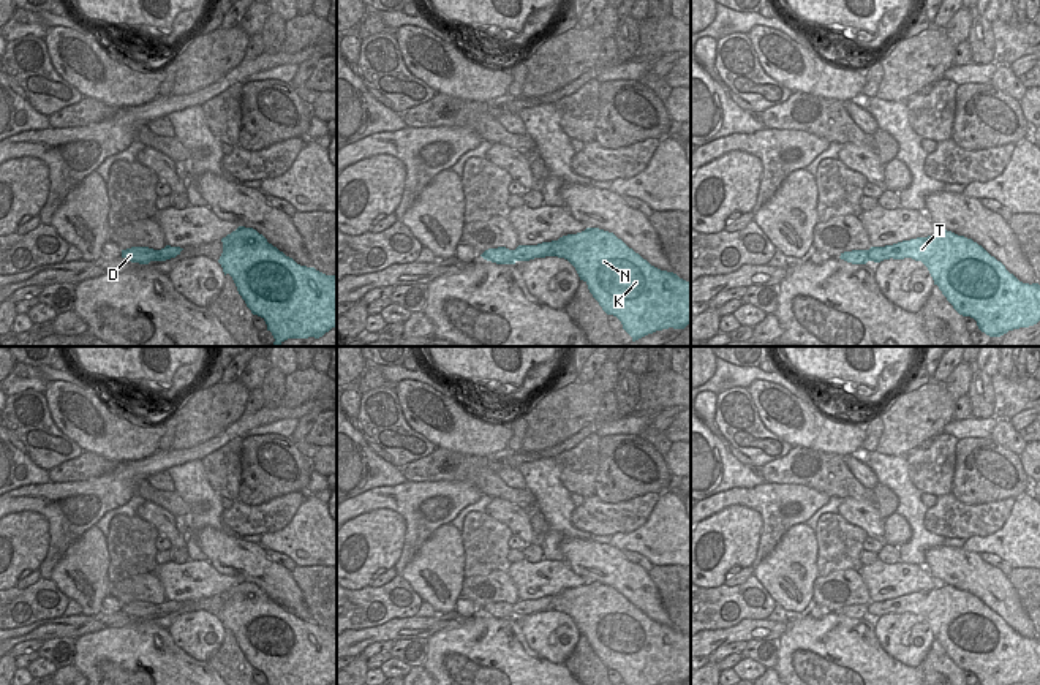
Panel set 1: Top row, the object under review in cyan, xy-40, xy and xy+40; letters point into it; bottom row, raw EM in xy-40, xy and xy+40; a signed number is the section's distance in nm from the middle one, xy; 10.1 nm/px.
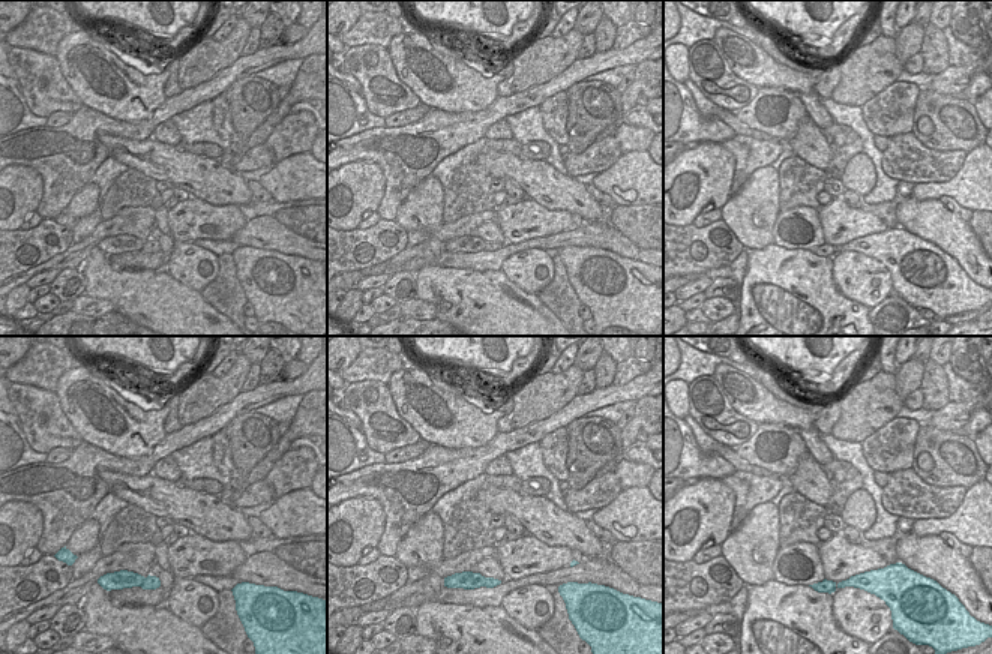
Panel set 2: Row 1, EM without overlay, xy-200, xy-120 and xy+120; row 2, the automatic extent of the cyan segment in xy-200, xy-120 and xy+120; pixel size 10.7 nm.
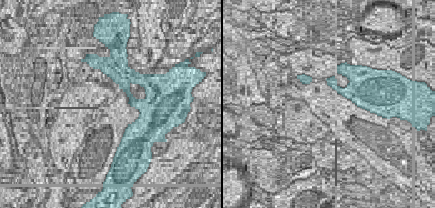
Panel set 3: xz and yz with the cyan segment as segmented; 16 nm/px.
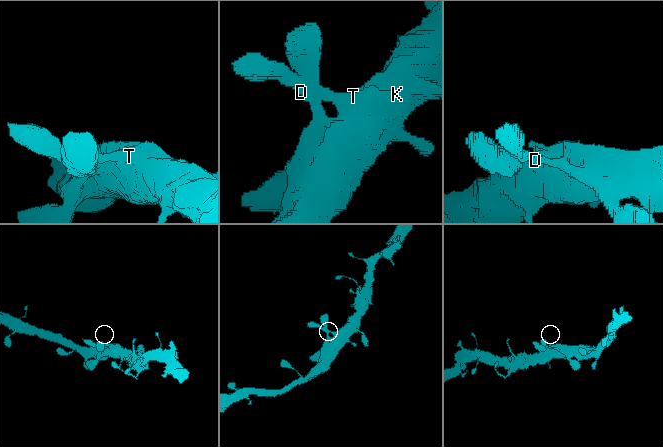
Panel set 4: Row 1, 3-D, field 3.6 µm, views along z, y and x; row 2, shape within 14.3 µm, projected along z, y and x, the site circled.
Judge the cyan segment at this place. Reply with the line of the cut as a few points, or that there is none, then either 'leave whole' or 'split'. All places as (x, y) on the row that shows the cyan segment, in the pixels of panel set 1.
cut none; leave whole

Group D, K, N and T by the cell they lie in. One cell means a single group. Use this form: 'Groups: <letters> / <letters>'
Groups: D K N T.

